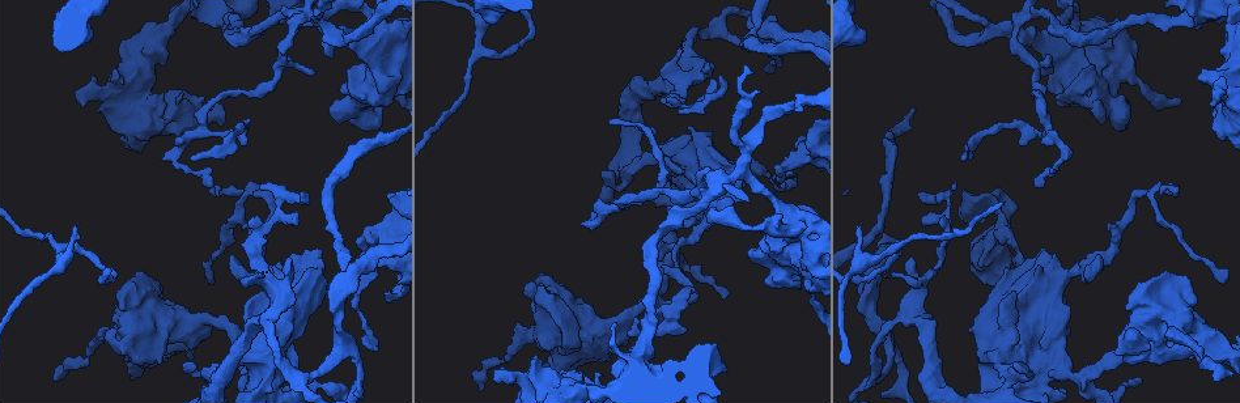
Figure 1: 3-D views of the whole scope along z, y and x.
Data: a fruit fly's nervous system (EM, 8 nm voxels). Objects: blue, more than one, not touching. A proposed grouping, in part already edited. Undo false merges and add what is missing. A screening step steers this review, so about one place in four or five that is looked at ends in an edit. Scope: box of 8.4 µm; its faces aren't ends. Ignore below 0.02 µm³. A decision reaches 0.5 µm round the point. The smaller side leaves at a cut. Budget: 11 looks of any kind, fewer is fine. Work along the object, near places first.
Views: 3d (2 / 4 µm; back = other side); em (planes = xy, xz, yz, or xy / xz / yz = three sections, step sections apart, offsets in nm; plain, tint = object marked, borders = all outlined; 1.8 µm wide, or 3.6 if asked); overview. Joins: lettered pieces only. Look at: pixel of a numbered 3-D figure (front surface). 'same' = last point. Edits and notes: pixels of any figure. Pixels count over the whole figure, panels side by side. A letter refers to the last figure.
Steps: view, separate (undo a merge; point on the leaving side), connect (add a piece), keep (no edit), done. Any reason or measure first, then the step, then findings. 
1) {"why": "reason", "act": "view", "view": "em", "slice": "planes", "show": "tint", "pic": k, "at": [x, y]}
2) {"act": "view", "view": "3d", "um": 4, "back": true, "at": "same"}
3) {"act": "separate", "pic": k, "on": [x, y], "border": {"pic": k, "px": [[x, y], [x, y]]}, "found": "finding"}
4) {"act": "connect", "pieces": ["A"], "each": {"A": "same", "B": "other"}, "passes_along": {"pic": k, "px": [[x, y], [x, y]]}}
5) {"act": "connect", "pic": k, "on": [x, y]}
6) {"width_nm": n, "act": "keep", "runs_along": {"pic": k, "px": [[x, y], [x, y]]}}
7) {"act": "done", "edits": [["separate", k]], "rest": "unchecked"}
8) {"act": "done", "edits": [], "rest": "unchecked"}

{"why": "branch stops here", "act": "view", "view": "3d", "um": 4, "pic": 1, "at": [385, 296]}

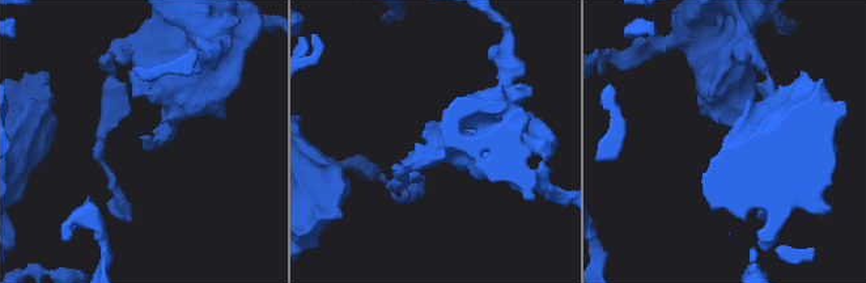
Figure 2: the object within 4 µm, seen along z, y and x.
{"act": "view", "view": "em", "um": 3.6, "slice": "yz", "step": 8, "show": "plain", "pic": 2, "at": [146, 137]}

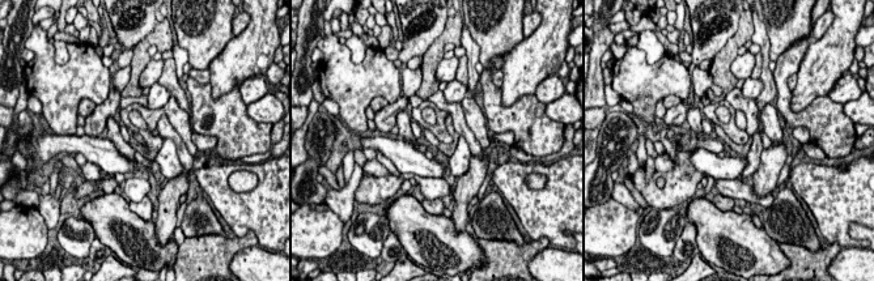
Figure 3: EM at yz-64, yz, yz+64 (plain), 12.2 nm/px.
{"why": "see the neighbours", "act": "view", "view": "em", "um": 3.6, "slice": "yz", "step": 8, "show": "borders", "at": "same"}

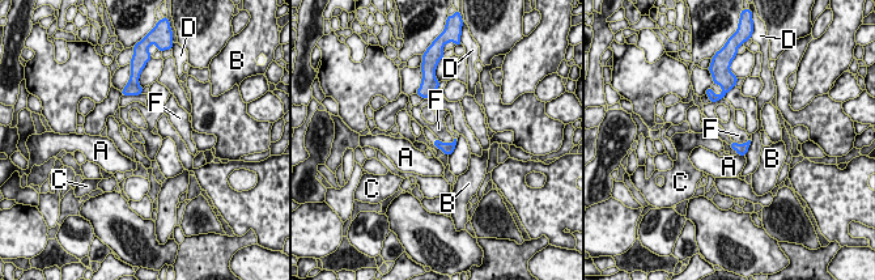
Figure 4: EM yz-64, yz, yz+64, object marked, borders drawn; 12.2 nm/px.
{"act": "keep", "each": {"A": "other", "B": "other", "C": "other", "D": "other", "F": "other"}, "border": {"pic": 4, "px": [[438, 139], [446, 143], [454, 140]]}, "found": "none of them fits"}

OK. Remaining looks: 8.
{"why": "three arms meet", "act": "view", "view": "3d", "um": 4, "pic": 1, "at": [1052, 372]}

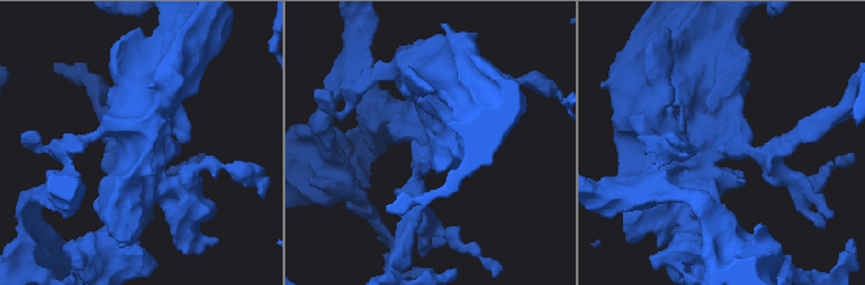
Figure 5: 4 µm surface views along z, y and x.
{"act": "view", "view": "em", "slice": "xz", "step": 8, "show": "tint", "pic": 5, "at": [721, 146]}

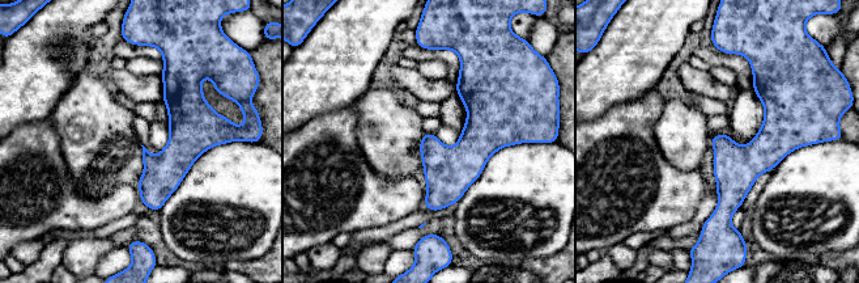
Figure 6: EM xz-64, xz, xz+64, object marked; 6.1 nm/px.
{"act": "view", "view": "em", "slice": "planes", "show": "borders", "at": "same"}

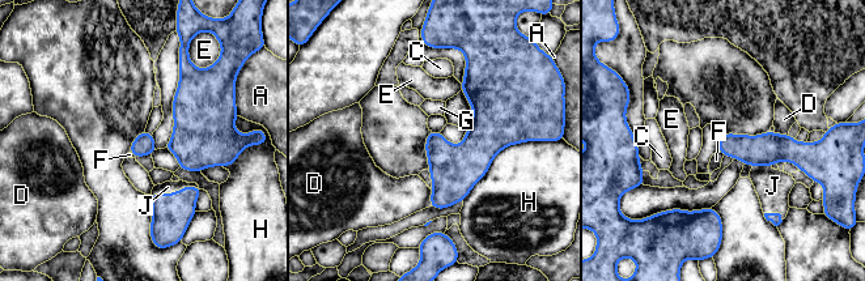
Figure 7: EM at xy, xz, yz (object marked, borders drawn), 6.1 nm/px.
{"act": "connect", "pieces": ["J"], "each": {"A": "other", "C": "other", "D": "other", "E": "other", "F": "other", "G": "other", "H": "other", "J": "same"}, "found": "it goes on there"}

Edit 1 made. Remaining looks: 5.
{"why": "calibre changes", "act": "view", "view": "3d", "um": 4, "pic": 1, "at": [601, 352]}

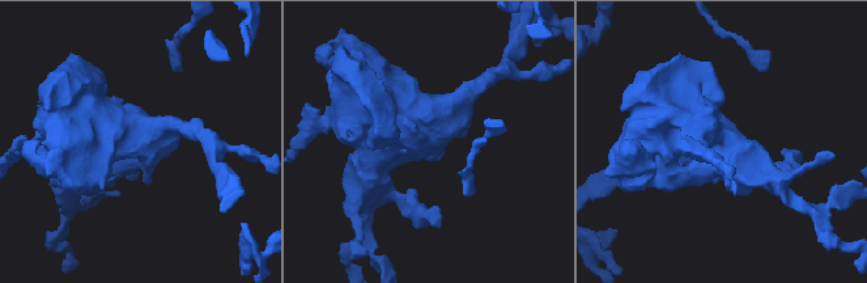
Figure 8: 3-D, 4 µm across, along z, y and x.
{"act": "view", "view": "em", "slice": "planes", "show": "plain", "pic": 8, "at": [429, 150]}

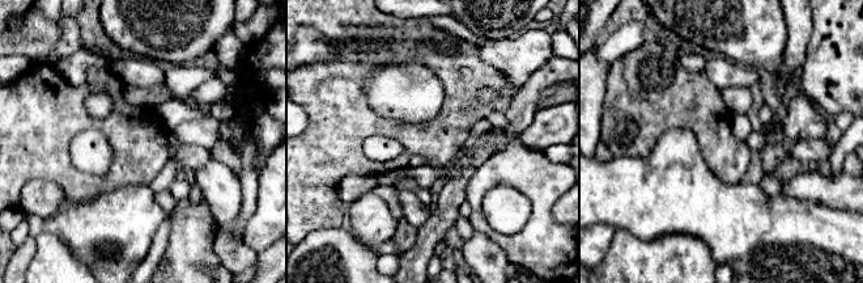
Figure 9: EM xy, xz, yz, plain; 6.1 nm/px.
{"why": "what lies round it", "act": "view", "view": "em", "slice": "planes", "show": "borders", "at": "same"}

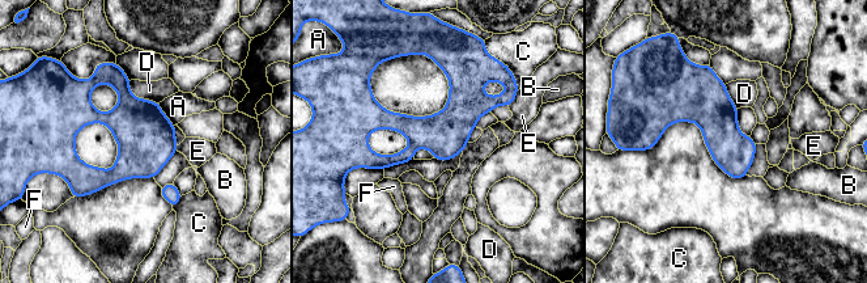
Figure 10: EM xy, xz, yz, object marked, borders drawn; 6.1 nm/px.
{"act": "keep", "each": {"A": "other", "B": "other", "C": "other", "D": "other", "E": "other", "F": "other"}, "runs_along": {"pic": 10, "px": [[445, 60], [458, 105], [402, 157], [365, 164]]}, "found": "all the same neuron"}

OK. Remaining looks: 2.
{"act": "view", "view": "3d", "um": 4, "pic": 1, "at": [380, 76]}

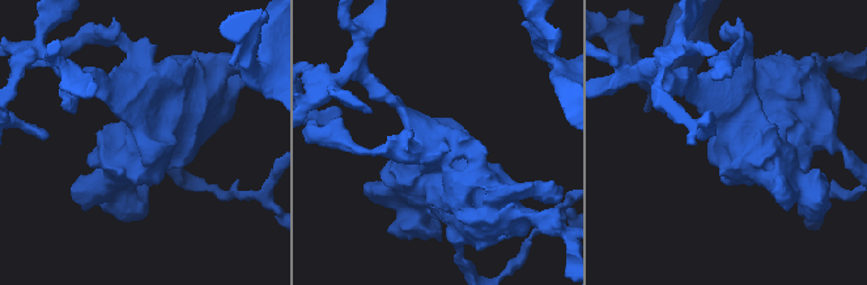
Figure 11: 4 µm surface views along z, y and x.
{"why": "now the EM", "act": "view", "view": "em", "slice": "planes", "show": "borders", "pic": 11, "at": [144, 141]}

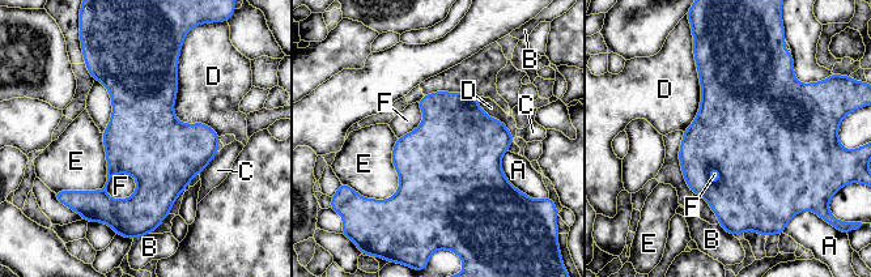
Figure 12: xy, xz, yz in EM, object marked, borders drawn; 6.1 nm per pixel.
{"longest_contact_nm": ["D", 550], "act": "keep", "each": {"A": "other", "B": "other", "C": "other", "D": "other", "E": "other", "F": "other"}, "found": "continuous, no second neuron"}

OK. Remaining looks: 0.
{"act": "done", "edits": [["connect", 7]], "rest": "unchecked"}

